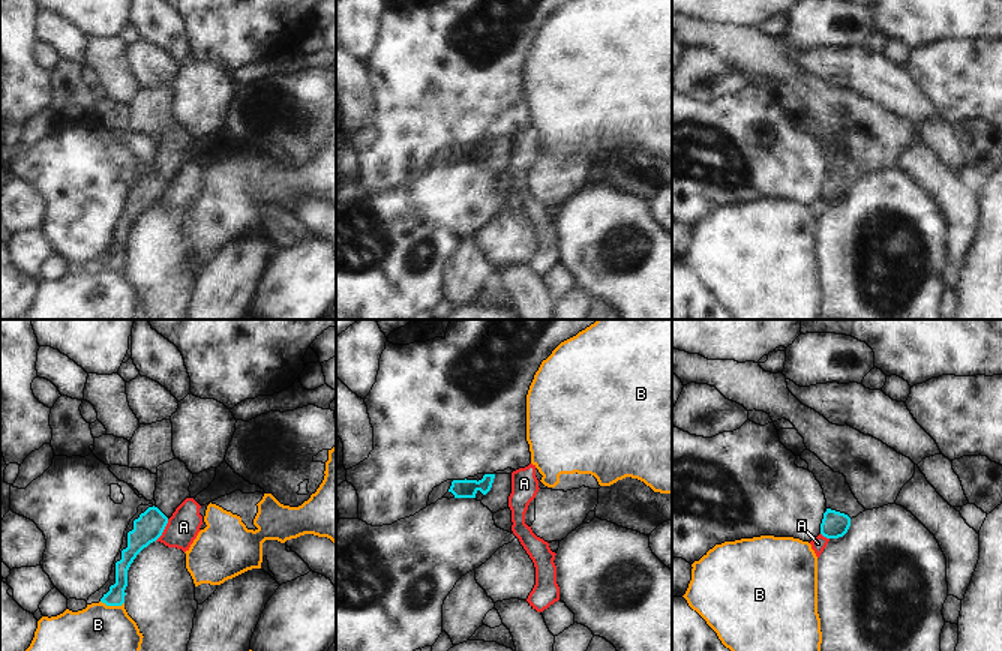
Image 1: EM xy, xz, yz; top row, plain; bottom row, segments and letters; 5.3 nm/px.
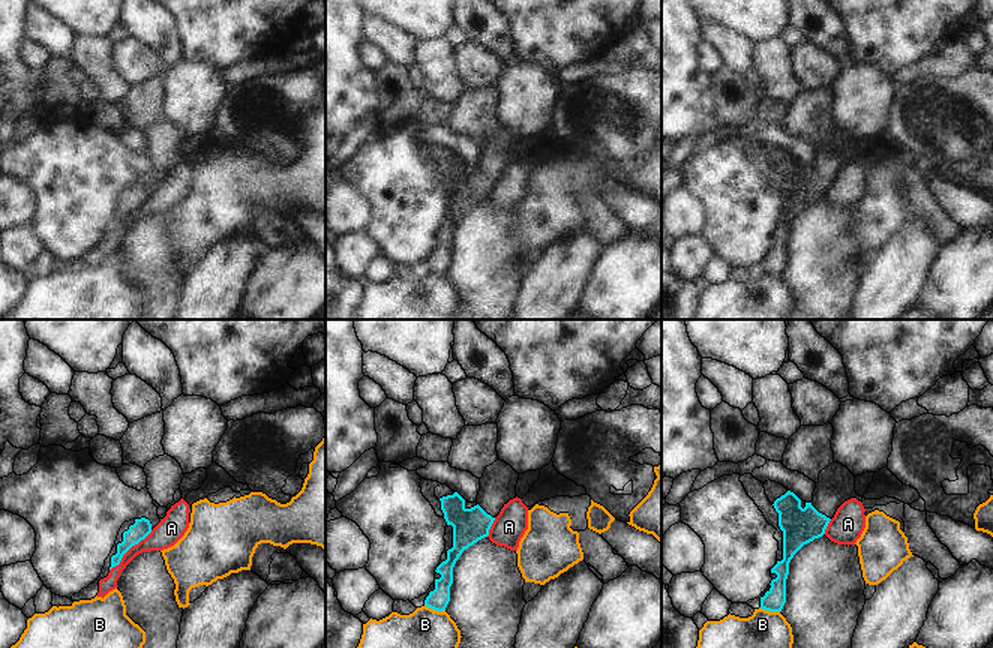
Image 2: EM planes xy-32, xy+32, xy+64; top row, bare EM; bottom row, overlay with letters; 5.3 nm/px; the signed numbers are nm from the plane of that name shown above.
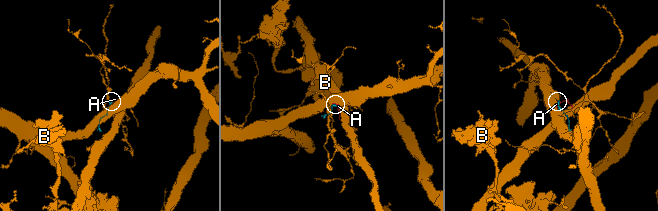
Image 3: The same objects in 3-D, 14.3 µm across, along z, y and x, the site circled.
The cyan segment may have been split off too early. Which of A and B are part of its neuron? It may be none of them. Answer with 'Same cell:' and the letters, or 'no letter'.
Same cell: no letter

